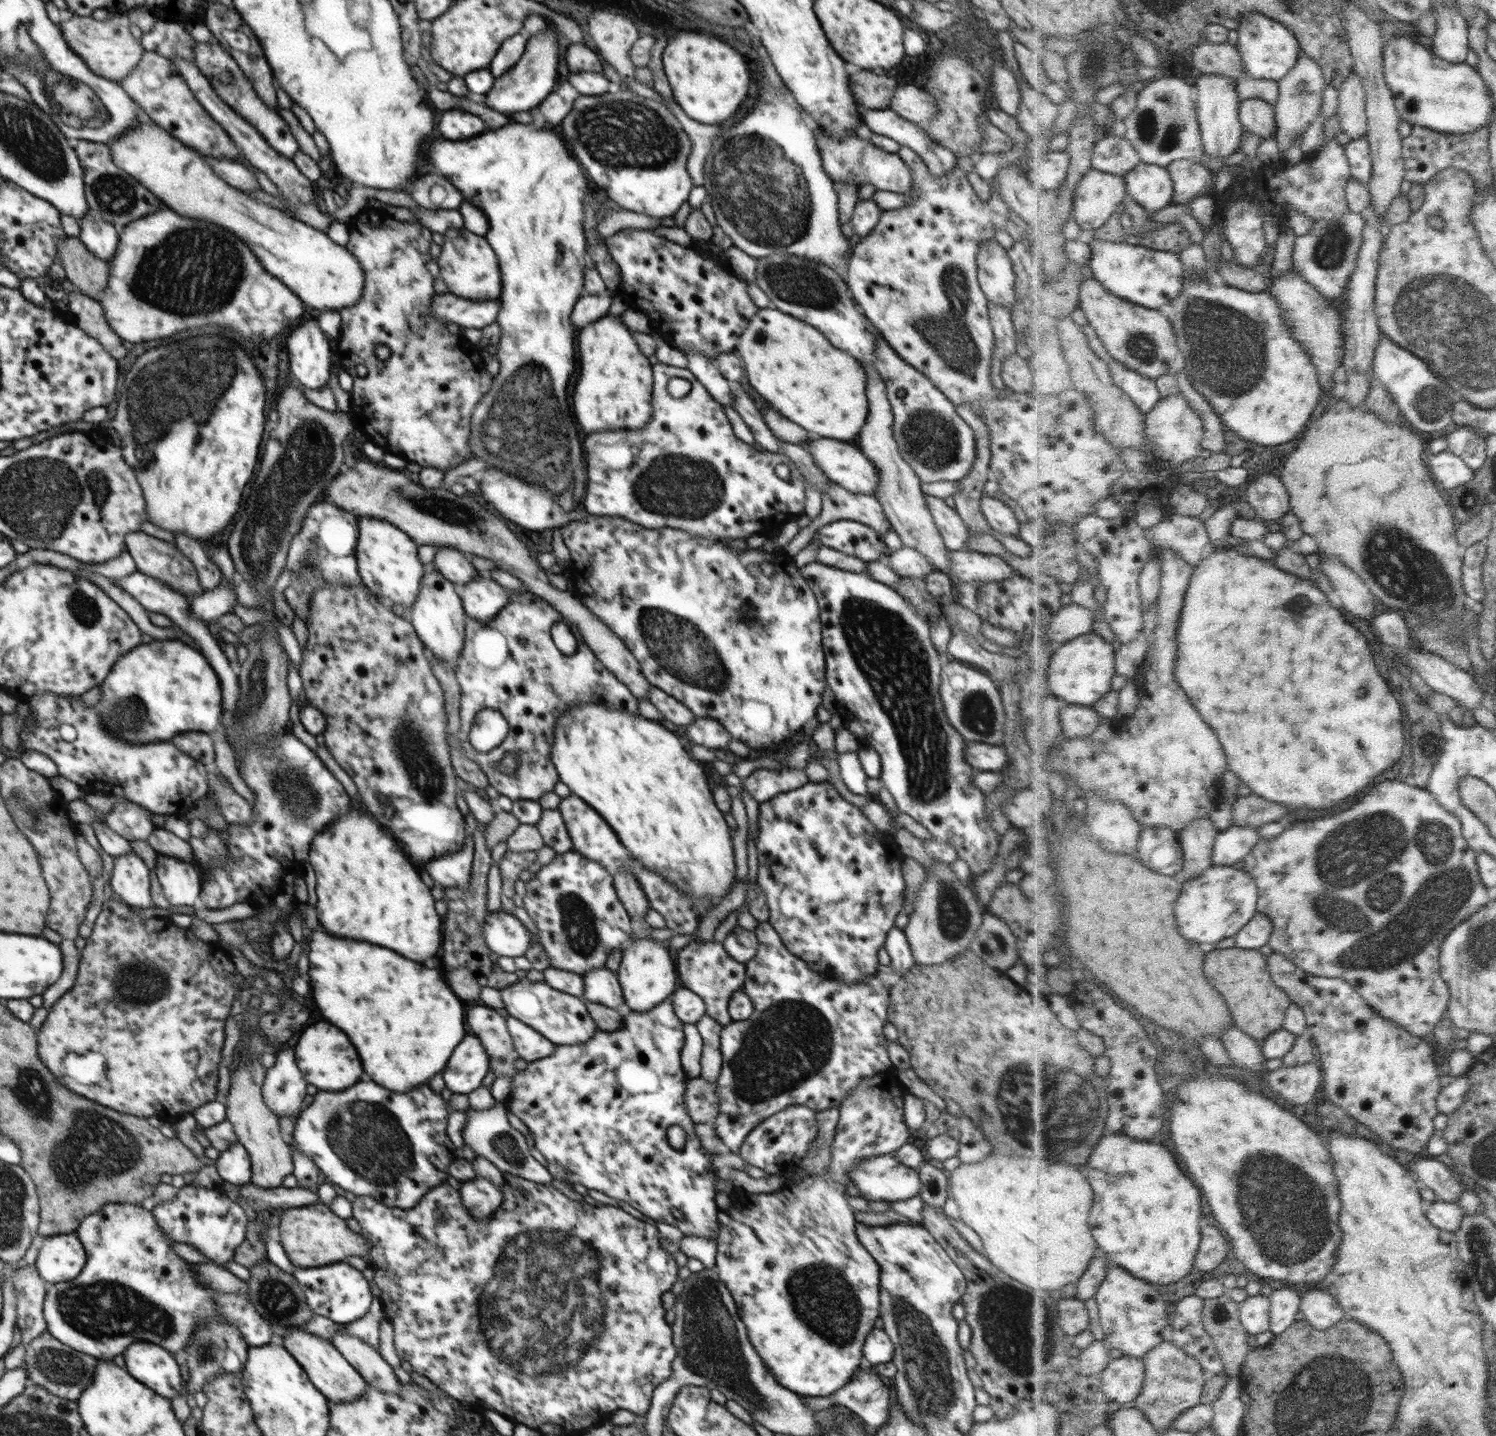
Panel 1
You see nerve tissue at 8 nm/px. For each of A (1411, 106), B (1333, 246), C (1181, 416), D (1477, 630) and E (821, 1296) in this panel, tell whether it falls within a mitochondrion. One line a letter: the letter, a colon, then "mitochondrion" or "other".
A: other
B: mitochondrion
C: mitochondrion
D: other
E: mitochondrion

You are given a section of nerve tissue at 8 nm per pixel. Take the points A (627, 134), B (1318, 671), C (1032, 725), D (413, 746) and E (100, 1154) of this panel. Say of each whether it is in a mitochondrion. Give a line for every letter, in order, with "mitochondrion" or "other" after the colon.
A: mitochondrion
B: other
C: other
D: mitochondrion
E: mitochondrion

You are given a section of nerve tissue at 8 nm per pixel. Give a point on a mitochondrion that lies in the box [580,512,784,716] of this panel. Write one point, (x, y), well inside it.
(688, 655)

